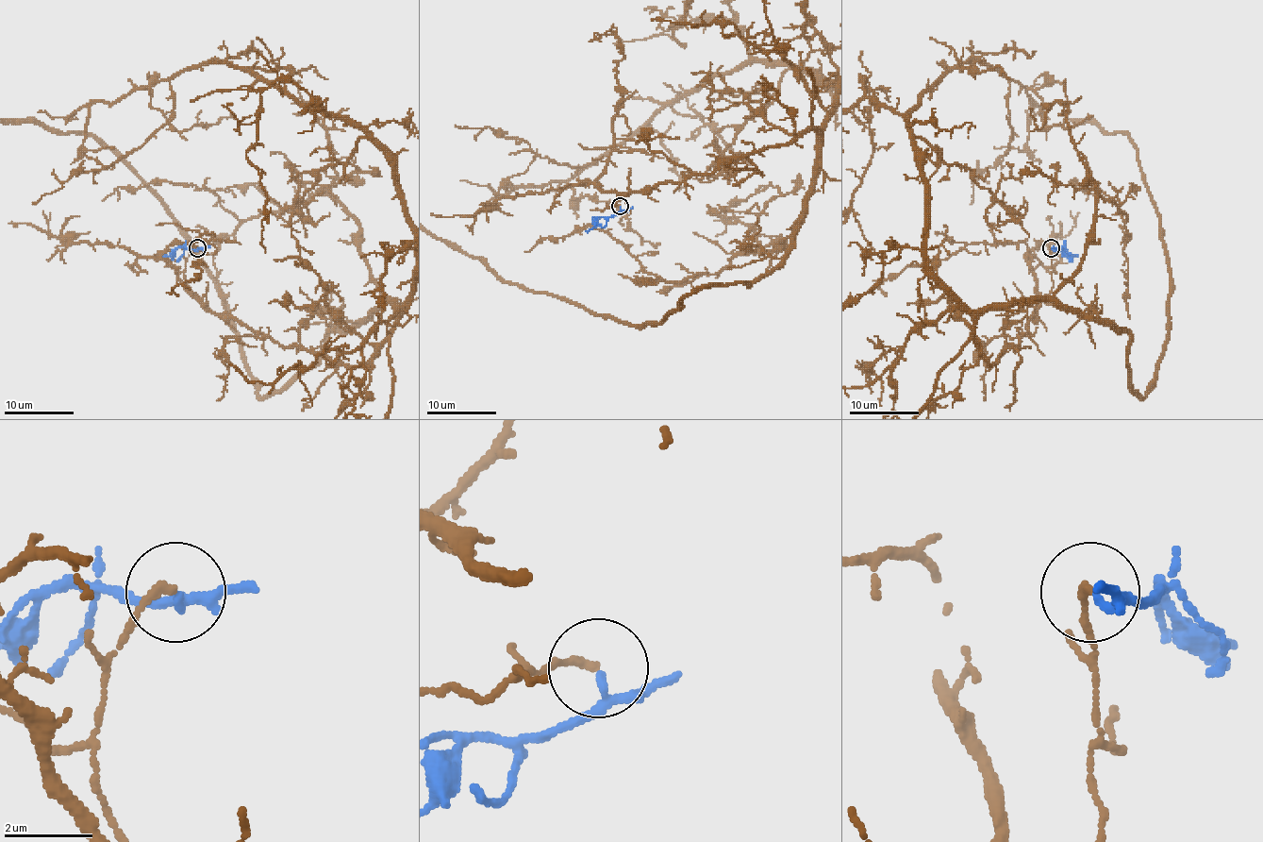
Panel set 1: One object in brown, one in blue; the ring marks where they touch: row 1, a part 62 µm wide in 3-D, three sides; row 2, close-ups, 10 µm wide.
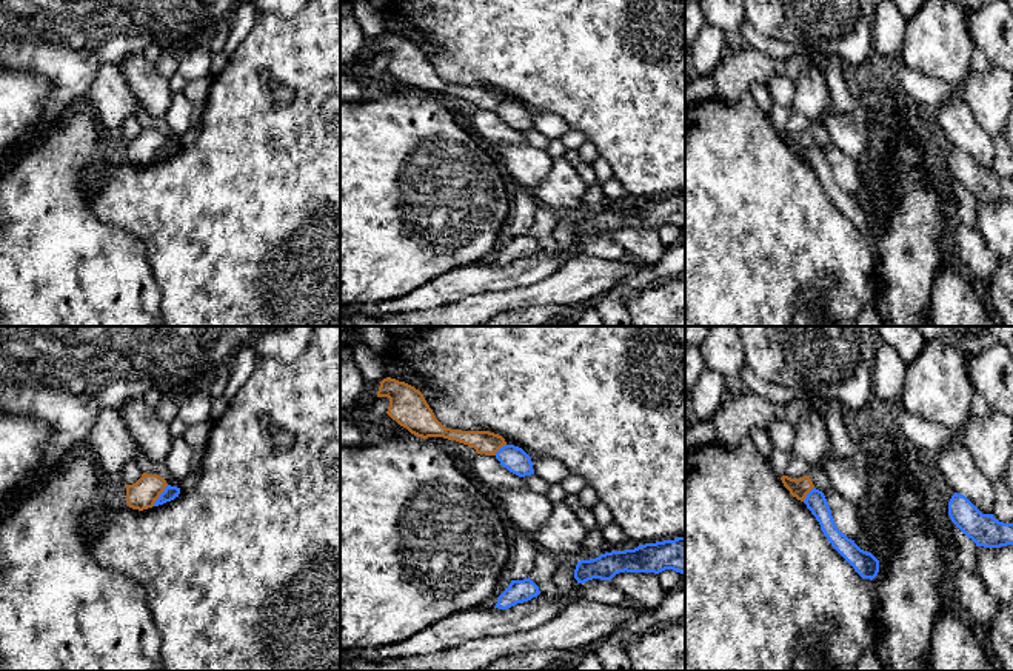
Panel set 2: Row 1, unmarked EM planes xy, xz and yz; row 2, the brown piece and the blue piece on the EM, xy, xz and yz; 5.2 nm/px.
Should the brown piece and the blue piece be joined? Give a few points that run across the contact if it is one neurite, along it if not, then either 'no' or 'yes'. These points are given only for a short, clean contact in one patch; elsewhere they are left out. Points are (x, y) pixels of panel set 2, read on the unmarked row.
line xy (168, 140), (153, 160); no

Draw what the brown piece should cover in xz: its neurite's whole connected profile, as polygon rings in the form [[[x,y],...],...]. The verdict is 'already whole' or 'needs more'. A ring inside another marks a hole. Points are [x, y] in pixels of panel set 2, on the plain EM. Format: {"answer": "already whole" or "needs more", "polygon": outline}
{"answer": "already whole", "polygon": [[[386,32],[380,37],[377,52],[388,52],[386,69],[411,89],[428,94],[443,92],[468,100],[477,109],[496,111],[506,100],[505,94],[490,86],[462,86],[445,83],[434,71],[423,49],[414,42]]]}

